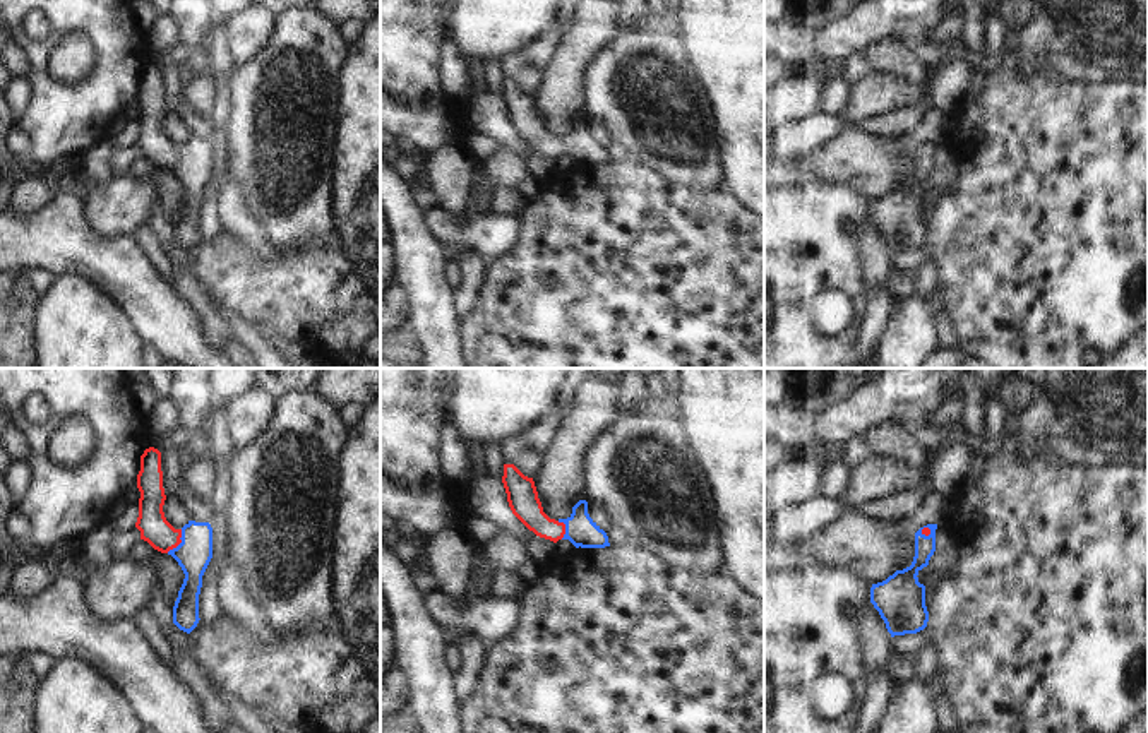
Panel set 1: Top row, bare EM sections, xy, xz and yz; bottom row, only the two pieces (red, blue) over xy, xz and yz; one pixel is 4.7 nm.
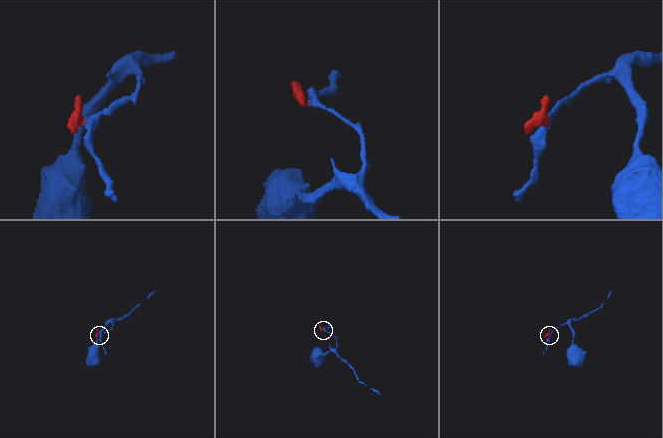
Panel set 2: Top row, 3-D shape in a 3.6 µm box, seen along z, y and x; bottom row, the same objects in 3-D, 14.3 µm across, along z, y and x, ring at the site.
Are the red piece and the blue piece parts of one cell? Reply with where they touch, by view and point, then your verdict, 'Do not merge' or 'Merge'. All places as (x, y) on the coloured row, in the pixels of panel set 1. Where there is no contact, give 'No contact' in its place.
Touches red at xy (179, 543). Merge

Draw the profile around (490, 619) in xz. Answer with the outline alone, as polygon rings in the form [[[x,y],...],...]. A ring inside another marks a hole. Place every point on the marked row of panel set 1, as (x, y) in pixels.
[[[439,591],[423,596],[425,610],[451,644],[473,634],[488,647],[504,639],[516,625],[519,605],[509,598],[447,598]]]

